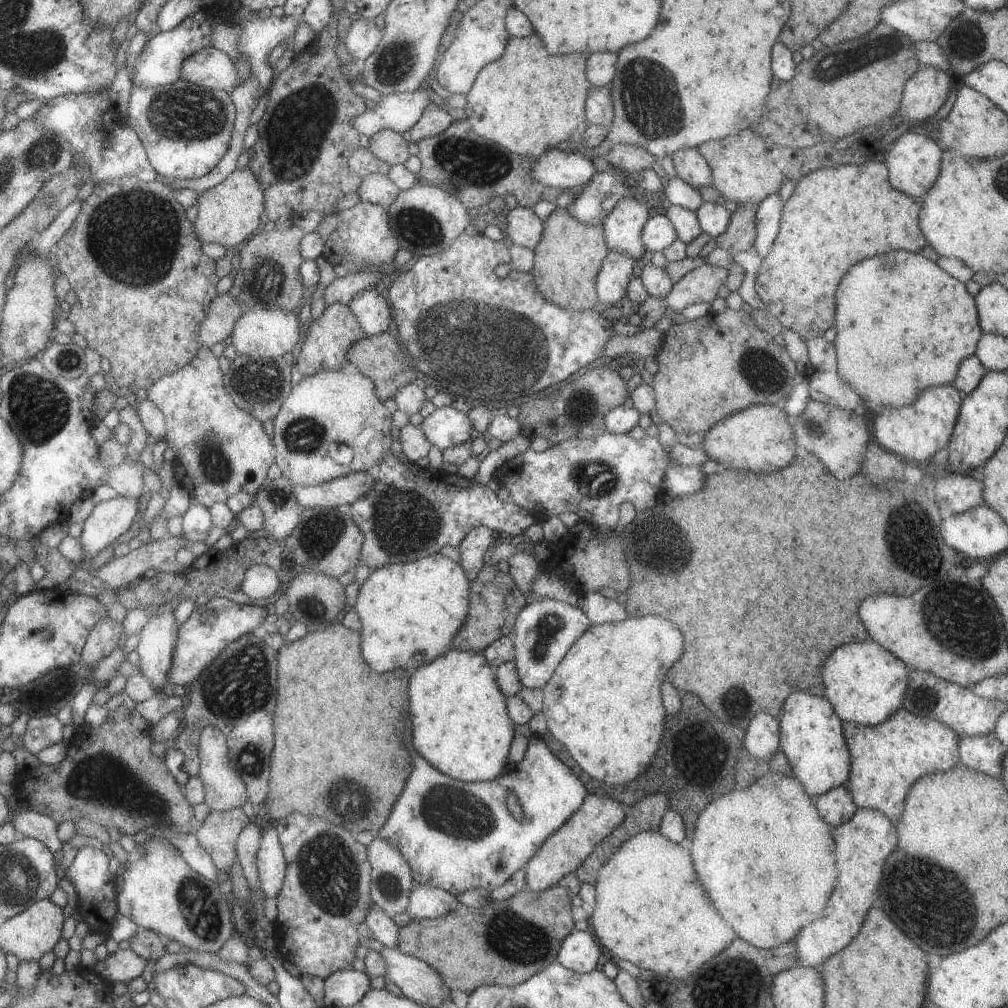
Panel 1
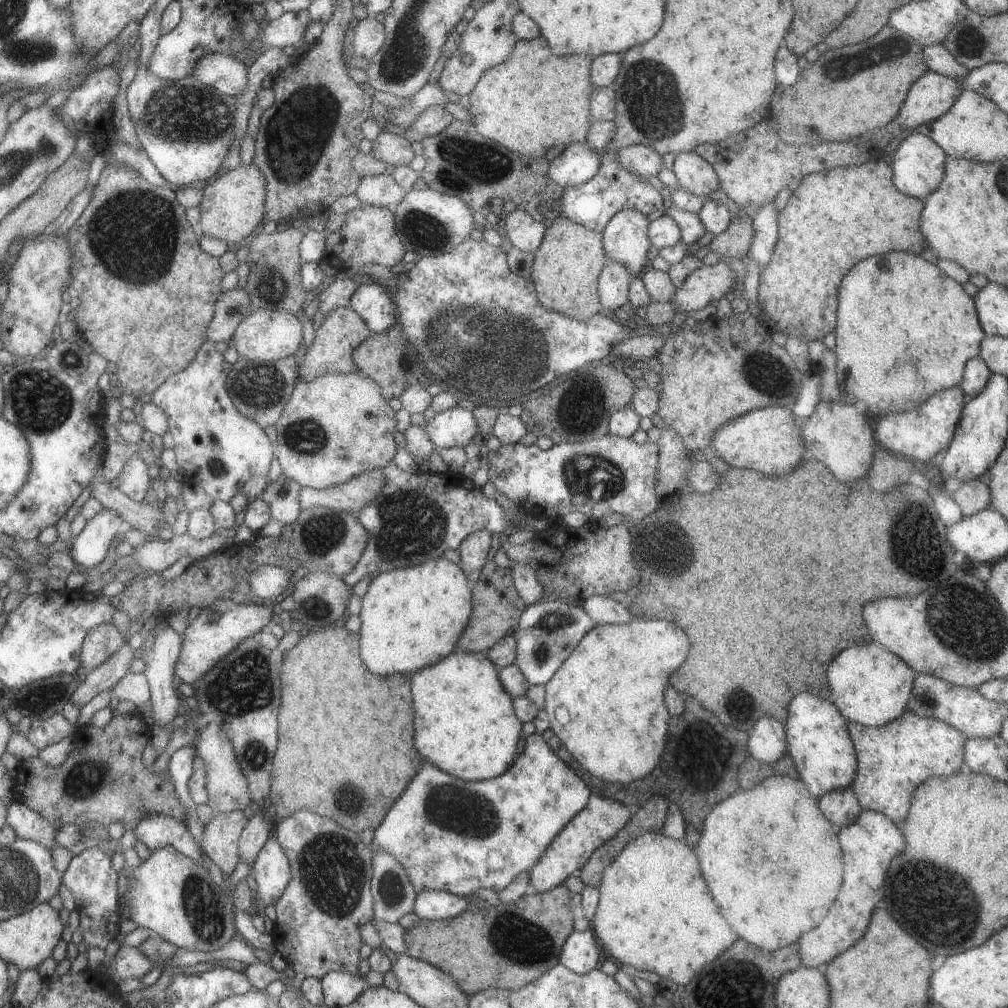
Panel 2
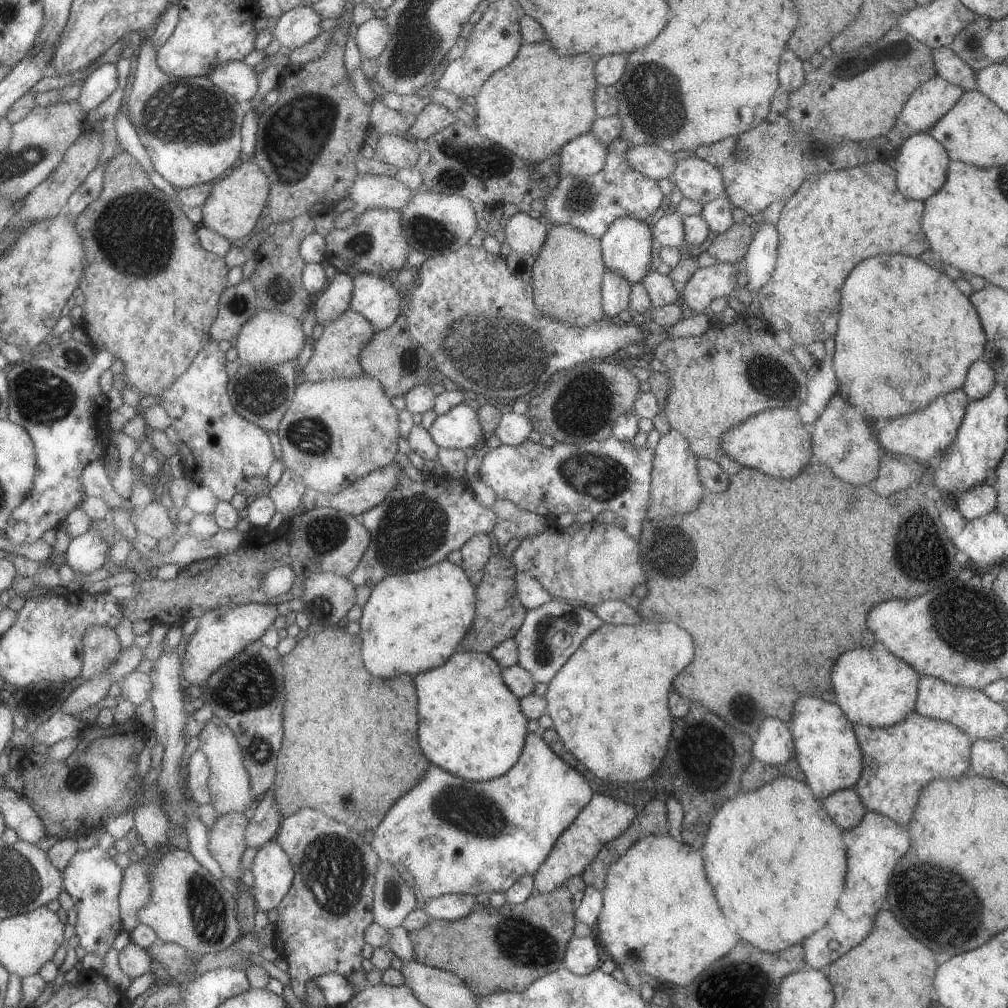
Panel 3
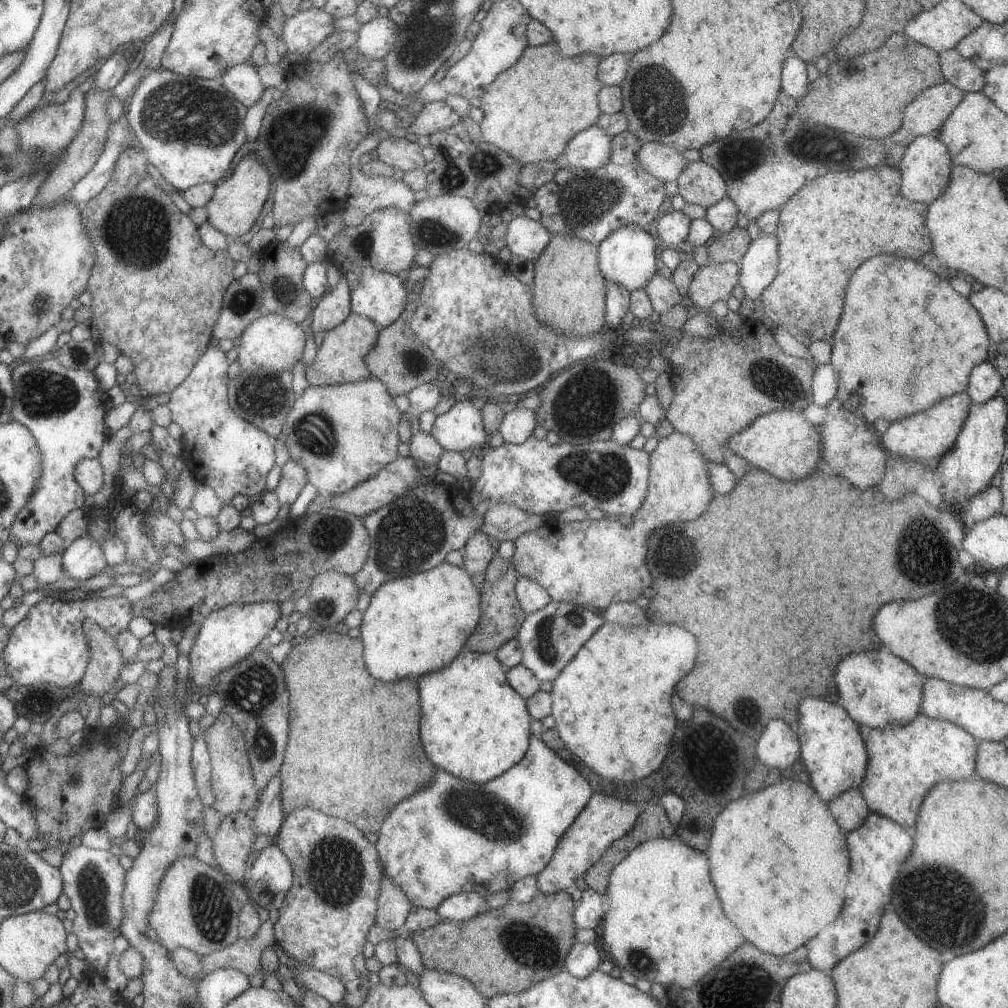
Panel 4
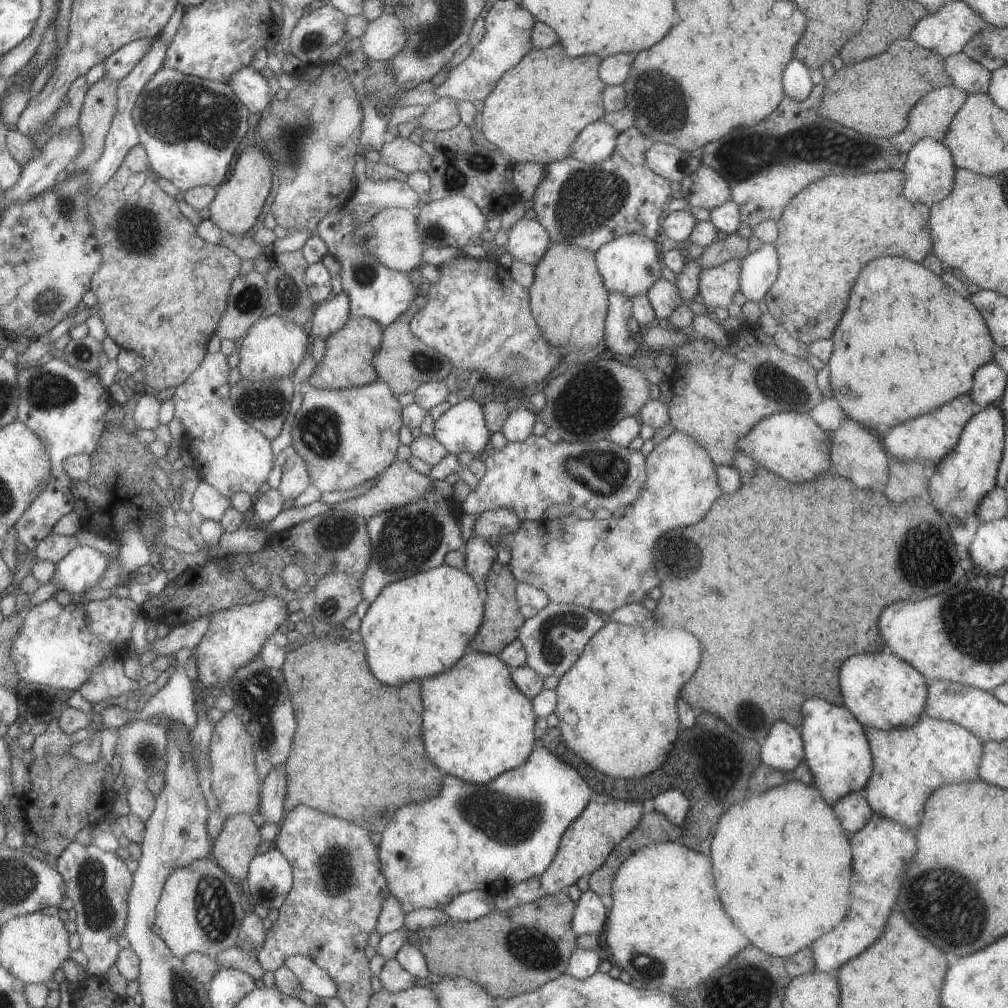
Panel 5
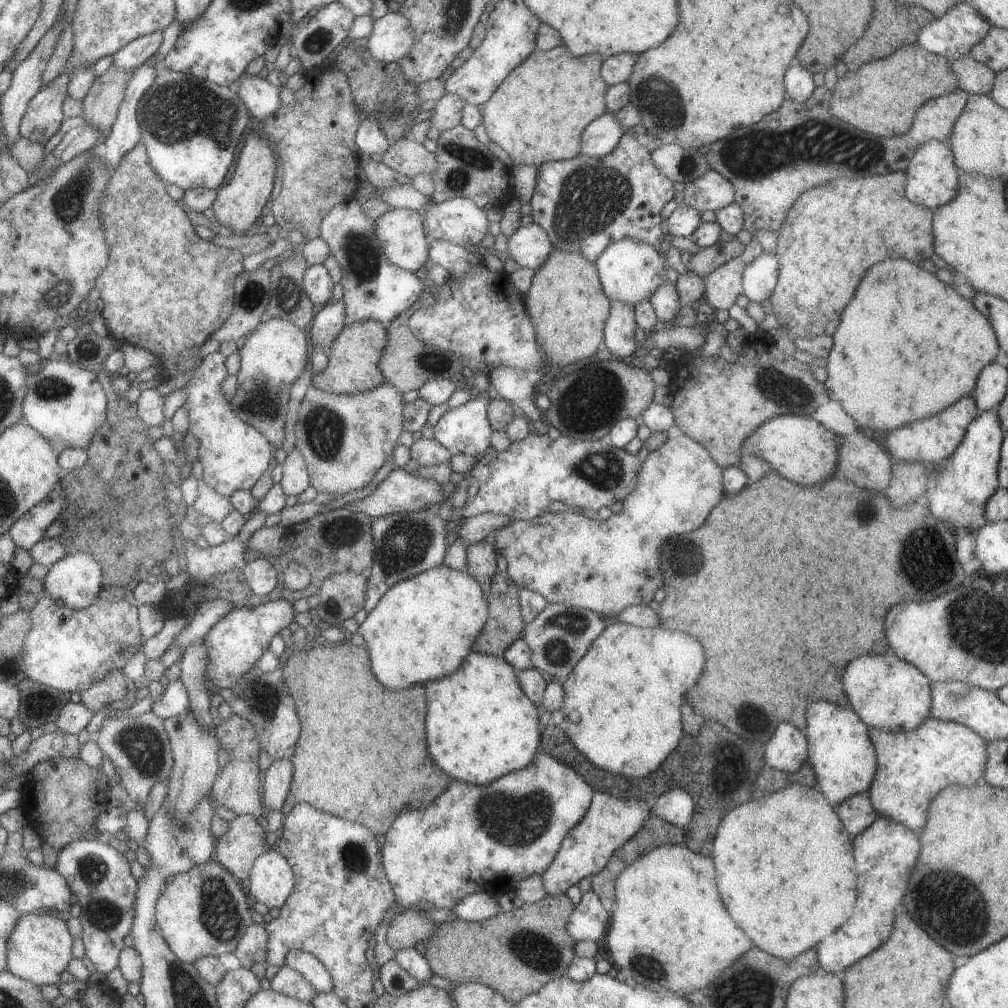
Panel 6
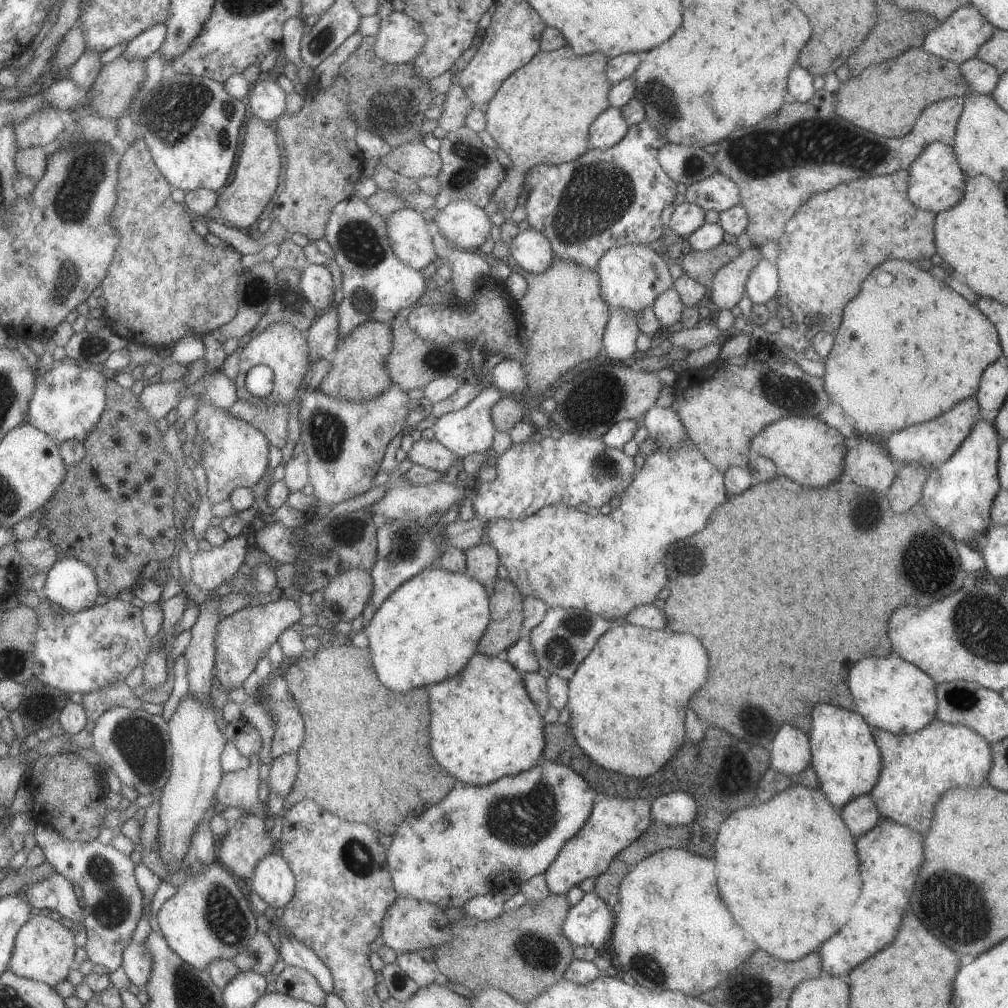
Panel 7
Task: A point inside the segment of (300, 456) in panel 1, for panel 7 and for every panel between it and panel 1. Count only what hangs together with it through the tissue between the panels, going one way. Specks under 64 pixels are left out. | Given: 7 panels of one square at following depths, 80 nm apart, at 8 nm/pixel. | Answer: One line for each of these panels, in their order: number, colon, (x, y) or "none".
2: (332, 412)
3: (335, 431)
4: (341, 435)
5: (346, 436)
6: (344, 439)
7: (344, 441)

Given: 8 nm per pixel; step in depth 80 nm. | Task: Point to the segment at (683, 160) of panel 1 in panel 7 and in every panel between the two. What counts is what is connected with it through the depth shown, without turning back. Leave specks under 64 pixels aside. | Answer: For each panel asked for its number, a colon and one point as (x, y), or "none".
2: (692, 173)
3: (697, 180)
4: (699, 184)
5: (704, 189)
6: (711, 192)
7: (717, 193)

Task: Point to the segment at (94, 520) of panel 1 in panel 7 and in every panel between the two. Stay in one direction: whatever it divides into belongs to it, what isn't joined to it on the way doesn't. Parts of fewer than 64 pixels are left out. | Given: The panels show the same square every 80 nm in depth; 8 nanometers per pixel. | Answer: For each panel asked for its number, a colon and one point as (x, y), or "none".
2: (88, 548)
3: (84, 554)
4: (82, 558)
5: (79, 570)
6: (75, 580)
7: (70, 585)

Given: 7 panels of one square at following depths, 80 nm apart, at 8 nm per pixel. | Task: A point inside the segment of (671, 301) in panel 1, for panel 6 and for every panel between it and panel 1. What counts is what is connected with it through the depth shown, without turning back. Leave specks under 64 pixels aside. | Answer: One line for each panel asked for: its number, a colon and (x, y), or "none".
2: (707, 283)
3: (707, 283)
4: (713, 282)
5: (716, 286)
6: (723, 284)

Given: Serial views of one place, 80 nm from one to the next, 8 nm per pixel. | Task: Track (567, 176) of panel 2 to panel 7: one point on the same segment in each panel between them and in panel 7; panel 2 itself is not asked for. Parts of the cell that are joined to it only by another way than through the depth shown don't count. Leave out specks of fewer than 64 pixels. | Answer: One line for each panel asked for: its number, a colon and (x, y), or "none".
3: (584, 155)
4: (590, 148)
5: (595, 142)
6: (600, 136)
7: (609, 127)

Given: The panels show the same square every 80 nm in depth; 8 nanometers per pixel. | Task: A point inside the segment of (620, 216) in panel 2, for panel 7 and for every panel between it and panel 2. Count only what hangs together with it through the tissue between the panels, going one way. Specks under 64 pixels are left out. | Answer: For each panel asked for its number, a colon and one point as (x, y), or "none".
3: (625, 247)
4: (626, 257)
5: (629, 264)
6: (629, 270)
7: (631, 276)

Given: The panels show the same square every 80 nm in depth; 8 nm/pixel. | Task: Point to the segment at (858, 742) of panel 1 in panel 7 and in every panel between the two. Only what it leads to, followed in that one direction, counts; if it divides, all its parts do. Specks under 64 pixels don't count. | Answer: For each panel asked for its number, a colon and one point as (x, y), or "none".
2: (892, 759)
3: (898, 761)
4: (904, 762)
5: (908, 764)
6: (912, 766)
7: (917, 768)

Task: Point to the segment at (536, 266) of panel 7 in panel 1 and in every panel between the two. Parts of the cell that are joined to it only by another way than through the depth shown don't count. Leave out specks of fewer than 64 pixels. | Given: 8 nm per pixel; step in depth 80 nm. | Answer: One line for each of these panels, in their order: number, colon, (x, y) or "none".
1: (523, 227)
2: (525, 233)
3: (524, 235)
4: (526, 238)
5: (527, 241)
6: (529, 246)

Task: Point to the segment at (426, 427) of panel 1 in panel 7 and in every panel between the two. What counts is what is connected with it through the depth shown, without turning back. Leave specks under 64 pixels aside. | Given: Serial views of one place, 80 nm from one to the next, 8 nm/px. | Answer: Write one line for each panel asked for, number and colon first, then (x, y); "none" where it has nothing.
2: (455, 427)
3: (459, 428)
4: (461, 428)
5: (461, 428)
6: (463, 430)
7: (469, 430)

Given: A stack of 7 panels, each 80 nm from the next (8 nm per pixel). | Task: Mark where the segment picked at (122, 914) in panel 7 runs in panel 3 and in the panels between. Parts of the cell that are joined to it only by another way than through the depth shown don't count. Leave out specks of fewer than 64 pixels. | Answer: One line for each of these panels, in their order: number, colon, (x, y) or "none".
3: (92, 878)
4: (93, 880)
5: (97, 881)
6: (100, 877)

